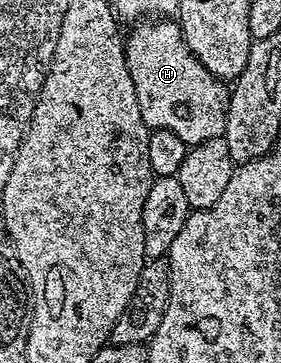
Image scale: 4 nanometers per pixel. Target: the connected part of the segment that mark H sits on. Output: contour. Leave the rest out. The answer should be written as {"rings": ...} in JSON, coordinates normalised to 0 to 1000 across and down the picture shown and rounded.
{"rings":[[[566,50],[548,61],[495,61],[445,99],[452,179],[473,215],[473,248],[488,248],[488,292],[502,292],[502,325],[523,339],[527,355],[601,358],[644,380],[669,402],[715,391],[744,391],[758,380],[794,375],[808,344],[808,295],[822,278],[811,234],[776,220],[673,138],[633,63],[609,50]]]}

